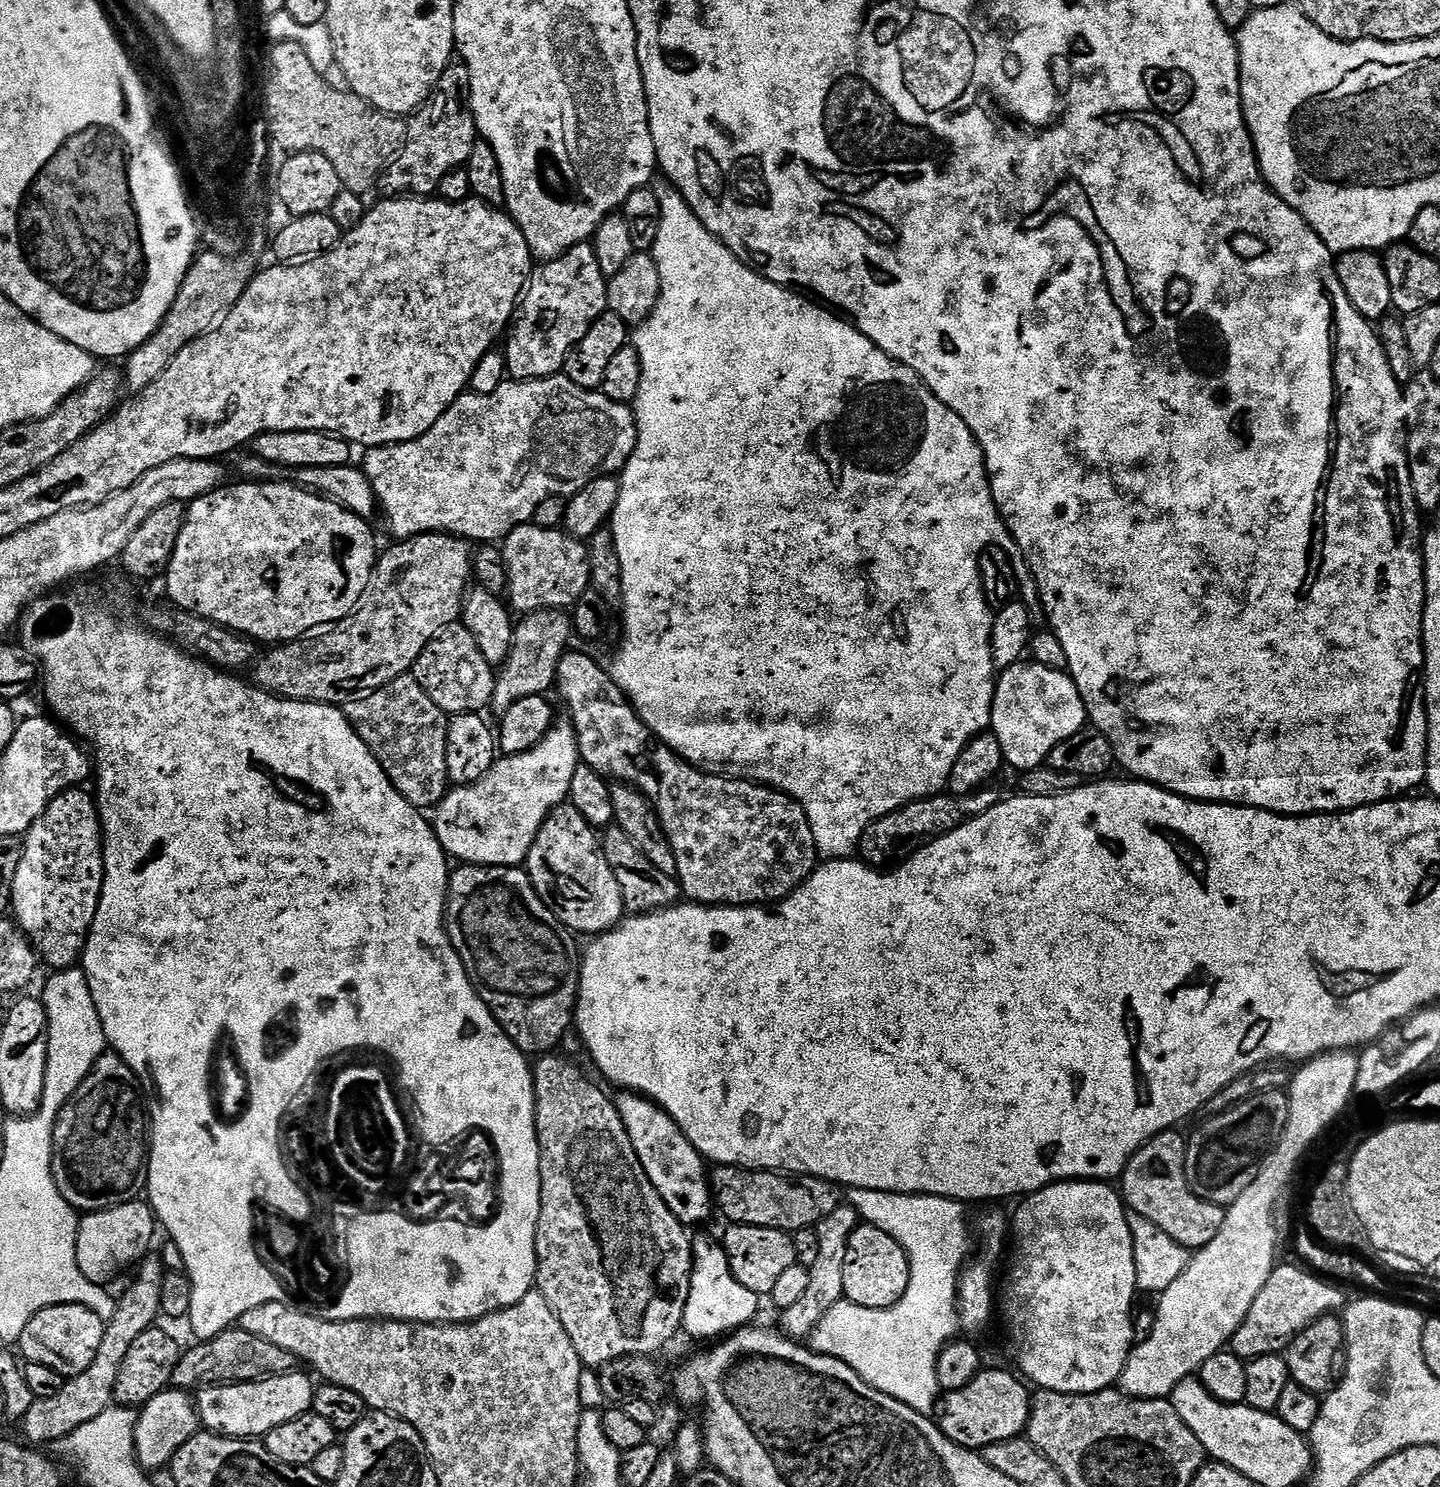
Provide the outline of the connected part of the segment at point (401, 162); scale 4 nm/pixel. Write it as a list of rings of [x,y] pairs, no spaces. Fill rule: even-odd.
[[[453,63],[444,71],[436,91],[407,125],[408,139],[399,156],[384,169],[378,188],[392,198],[428,198],[439,189],[446,174],[463,169],[467,165],[464,163],[473,159],[478,143],[474,114],[470,110],[470,74],[463,63]]]

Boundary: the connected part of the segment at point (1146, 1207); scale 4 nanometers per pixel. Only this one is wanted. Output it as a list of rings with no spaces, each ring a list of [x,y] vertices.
[[[1176,1130],[1162,1132],[1136,1151],[1129,1160],[1128,1167],[1124,1169],[1122,1196],[1136,1216],[1154,1222],[1154,1226],[1170,1234],[1170,1238],[1174,1238],[1174,1242],[1178,1242],[1183,1248],[1199,1250],[1215,1238],[1218,1230],[1222,1230],[1225,1209],[1192,1193],[1184,1165],[1188,1140],[1178,1133]]]

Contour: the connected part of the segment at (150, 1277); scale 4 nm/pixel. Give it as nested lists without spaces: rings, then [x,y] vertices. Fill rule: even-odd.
[[[148,1258],[139,1265],[140,1273],[136,1276],[132,1288],[124,1292],[124,1297],[116,1300],[116,1312],[112,1319],[107,1321],[102,1346],[98,1346],[98,1358],[80,1376],[71,1377],[62,1386],[54,1398],[34,1401],[30,1410],[22,1418],[24,1424],[23,1439],[32,1446],[51,1445],[53,1442],[66,1438],[78,1426],[86,1426],[90,1418],[98,1418],[102,1410],[113,1407],[116,1398],[116,1383],[118,1382],[118,1370],[122,1370],[122,1362],[126,1354],[130,1354],[130,1346],[134,1346],[134,1340],[138,1334],[142,1334],[148,1328],[157,1323],[156,1316],[161,1315],[160,1303],[162,1302],[162,1284],[166,1275],[166,1267],[160,1260]]]

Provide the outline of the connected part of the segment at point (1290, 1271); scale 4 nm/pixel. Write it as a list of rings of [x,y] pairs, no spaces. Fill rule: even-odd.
[[[1299,1263],[1283,1264],[1272,1269],[1266,1286],[1262,1286],[1262,1294],[1254,1298],[1250,1314],[1246,1314],[1242,1326],[1232,1336],[1230,1351],[1242,1361],[1283,1353],[1314,1321],[1339,1313],[1345,1307],[1346,1299],[1335,1283]]]

